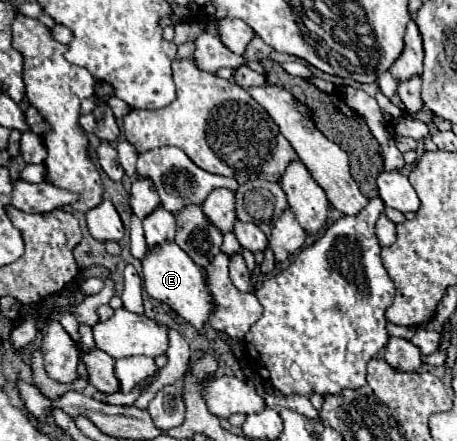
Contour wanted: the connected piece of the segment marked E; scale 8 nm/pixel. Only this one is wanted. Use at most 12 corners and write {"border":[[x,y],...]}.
{"border":[[175,241],[141,259],[149,297],[195,329],[213,313],[201,267]]}

